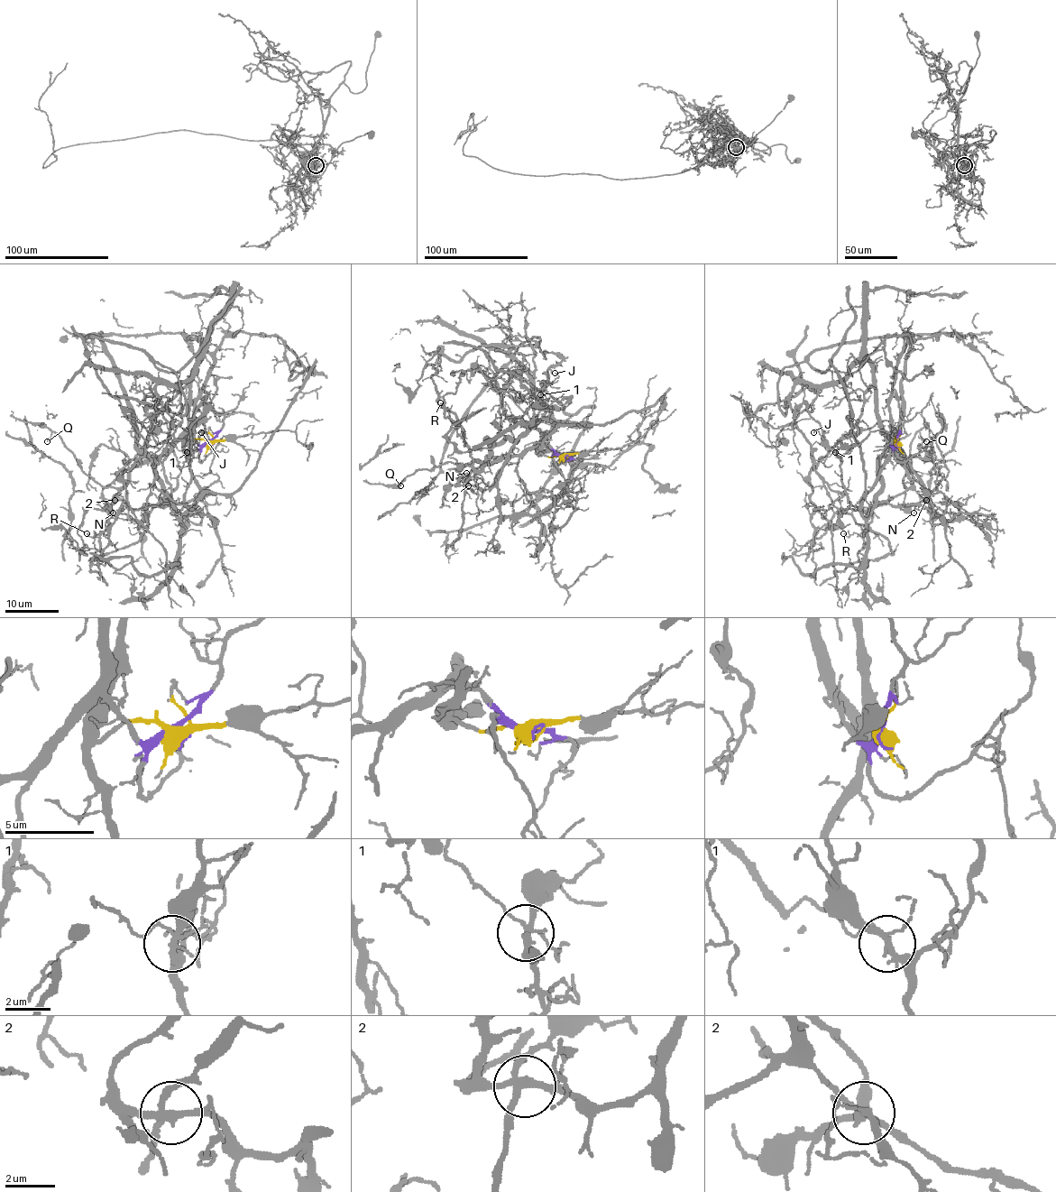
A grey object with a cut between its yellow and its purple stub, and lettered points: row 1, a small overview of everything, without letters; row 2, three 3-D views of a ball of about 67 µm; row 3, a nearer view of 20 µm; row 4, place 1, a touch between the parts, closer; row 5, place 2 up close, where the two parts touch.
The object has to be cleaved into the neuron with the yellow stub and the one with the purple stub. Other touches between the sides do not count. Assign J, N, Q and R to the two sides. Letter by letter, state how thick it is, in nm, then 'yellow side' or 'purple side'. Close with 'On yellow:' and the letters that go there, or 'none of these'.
J: 110 nm | yellow side
N: 110 nm | yellow side
Q: 90 nm | purple side
R: 100 nm | purple side
On yellow: J, N

